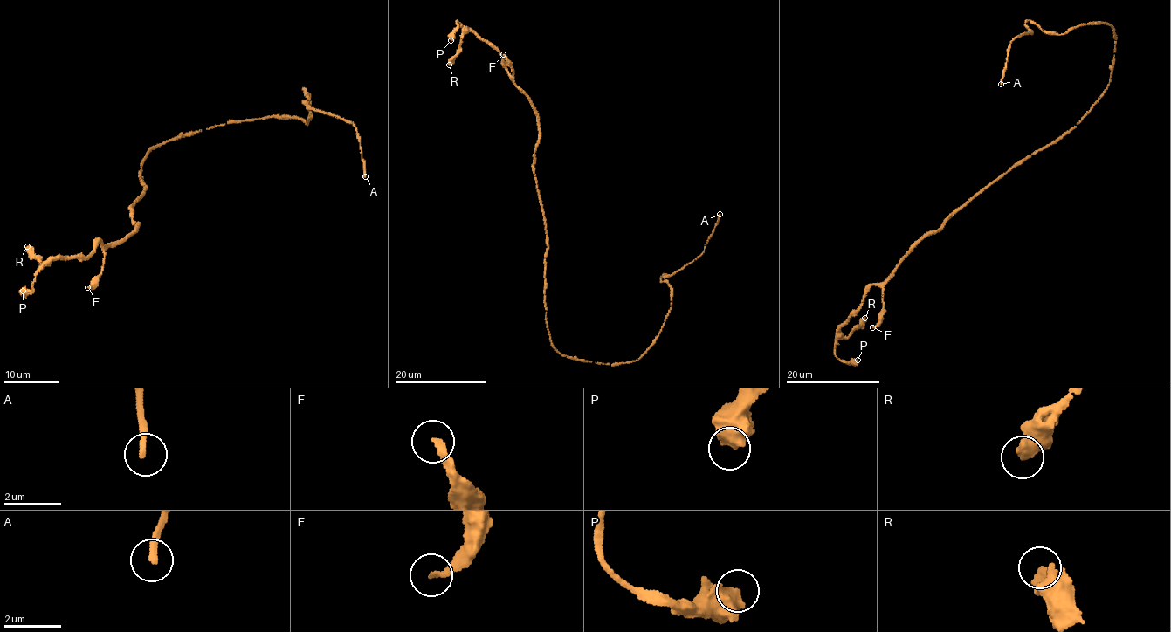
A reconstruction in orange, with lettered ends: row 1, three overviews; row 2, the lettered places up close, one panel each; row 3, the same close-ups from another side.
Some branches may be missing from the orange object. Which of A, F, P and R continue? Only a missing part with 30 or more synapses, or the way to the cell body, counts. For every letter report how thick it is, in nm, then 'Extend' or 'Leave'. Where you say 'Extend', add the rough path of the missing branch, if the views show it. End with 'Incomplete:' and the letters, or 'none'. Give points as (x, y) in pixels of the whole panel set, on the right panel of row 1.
A: Thickness 220 nm. Extend. Course of what is missing: (1001, 84), (955, 130), (945, 178), (958, 161), (915, 140), (885, 106), (872, 19)
F: Thickness 220 nm. Leave
P: Thickness 700 nm. Leave
R: Thickness 480 nm. Leave
Incomplete: A

